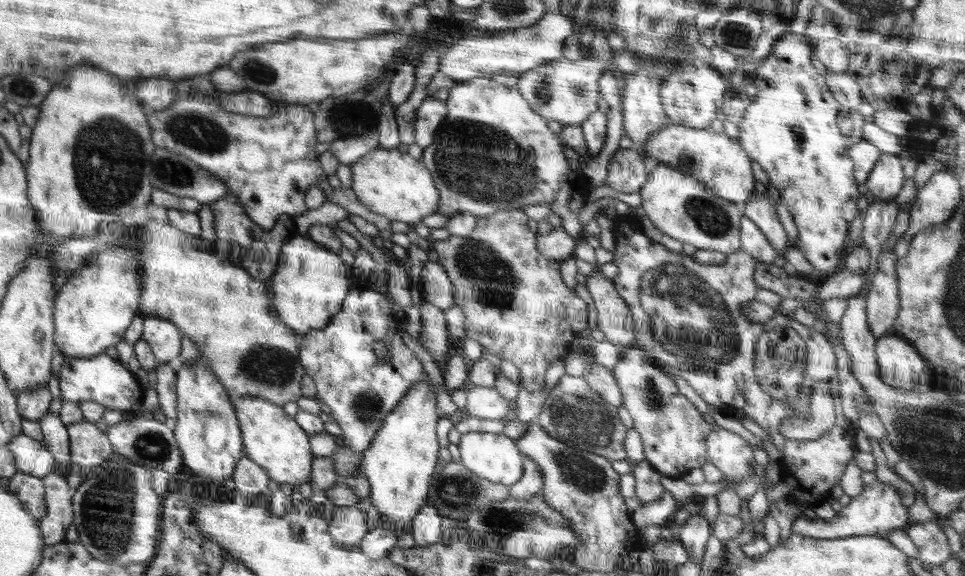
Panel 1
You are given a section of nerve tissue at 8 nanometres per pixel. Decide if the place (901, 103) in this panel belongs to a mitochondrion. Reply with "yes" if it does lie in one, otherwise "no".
no

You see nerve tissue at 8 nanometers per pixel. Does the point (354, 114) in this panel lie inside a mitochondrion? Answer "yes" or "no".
no

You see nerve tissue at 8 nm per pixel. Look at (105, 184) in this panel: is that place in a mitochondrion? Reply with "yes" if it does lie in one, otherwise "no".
yes

